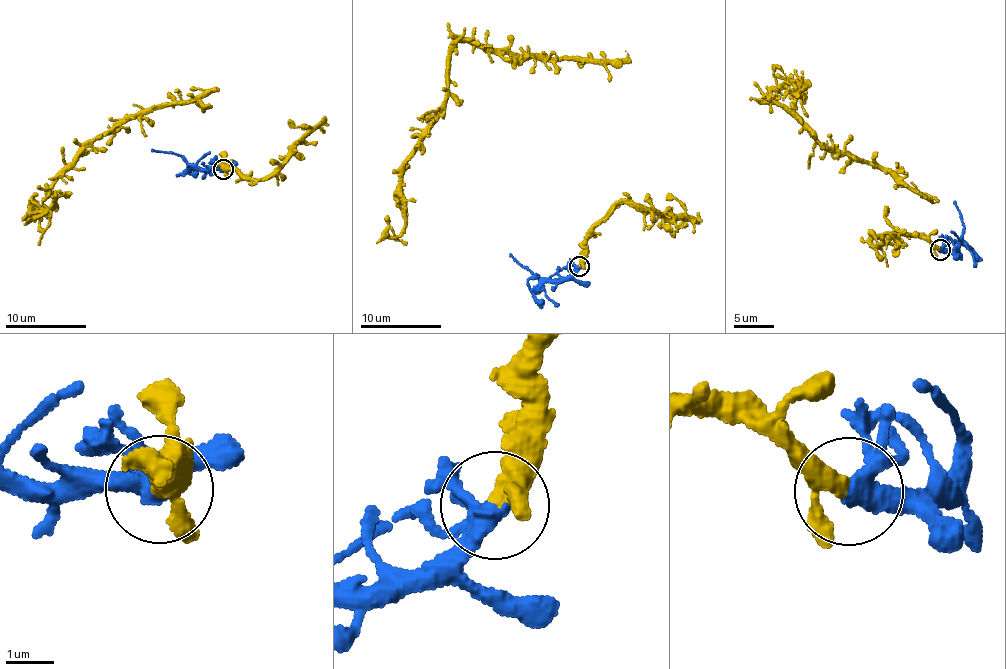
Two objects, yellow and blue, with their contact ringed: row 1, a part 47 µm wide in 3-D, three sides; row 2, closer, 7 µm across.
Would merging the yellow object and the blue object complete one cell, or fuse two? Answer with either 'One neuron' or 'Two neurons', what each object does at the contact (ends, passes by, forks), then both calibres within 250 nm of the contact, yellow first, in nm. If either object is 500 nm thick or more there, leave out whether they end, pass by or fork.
One neuron. At the ring yellow passes by. At the ring blue forks. Thickness 320 nm (yellow) against 280 nm

